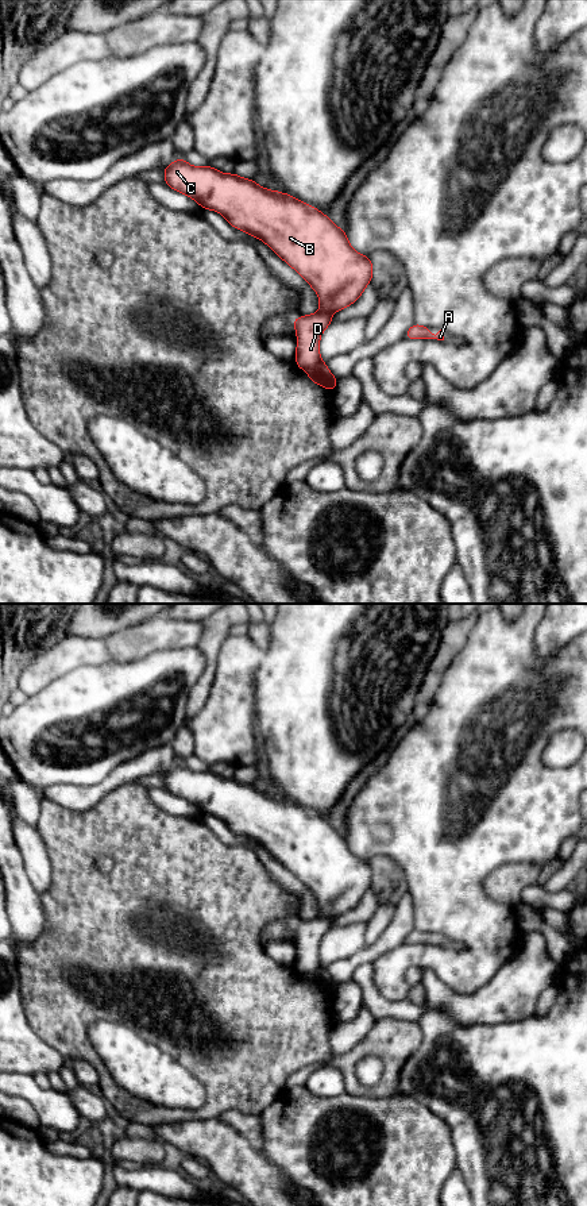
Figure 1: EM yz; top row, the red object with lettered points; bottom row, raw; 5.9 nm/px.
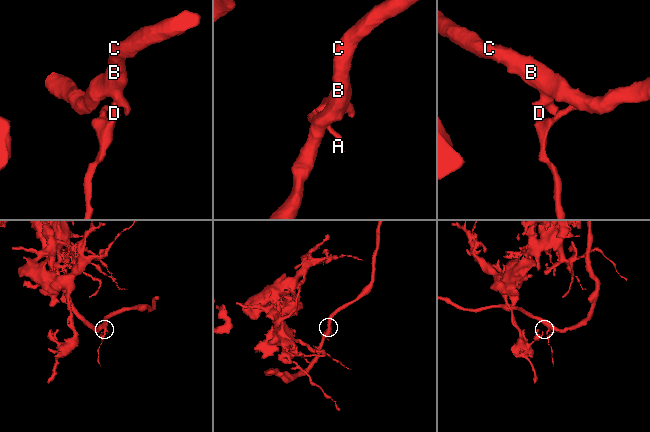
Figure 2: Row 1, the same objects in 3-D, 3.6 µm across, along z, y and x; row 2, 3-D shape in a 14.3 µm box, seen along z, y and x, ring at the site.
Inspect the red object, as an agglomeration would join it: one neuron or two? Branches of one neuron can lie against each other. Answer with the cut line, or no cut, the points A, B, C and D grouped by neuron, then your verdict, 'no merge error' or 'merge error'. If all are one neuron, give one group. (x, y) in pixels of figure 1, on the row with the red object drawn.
cut in yz along (320, 361), (305, 370); A / B C D; merge error

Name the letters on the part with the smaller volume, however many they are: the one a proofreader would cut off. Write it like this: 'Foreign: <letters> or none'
Foreign: A

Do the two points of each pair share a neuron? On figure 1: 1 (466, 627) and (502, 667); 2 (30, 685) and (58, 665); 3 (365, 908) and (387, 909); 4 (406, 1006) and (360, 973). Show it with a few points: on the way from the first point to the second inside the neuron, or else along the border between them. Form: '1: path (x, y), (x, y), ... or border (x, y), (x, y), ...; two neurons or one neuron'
1: border (478, 617), (464, 647), (452, 659); two neurons
2: path (37, 678), (51, 665); one neuron
3: border (378, 906), (366, 924); two neurons
4: path (393, 1006), (385, 1006), (367, 986); one neuron

